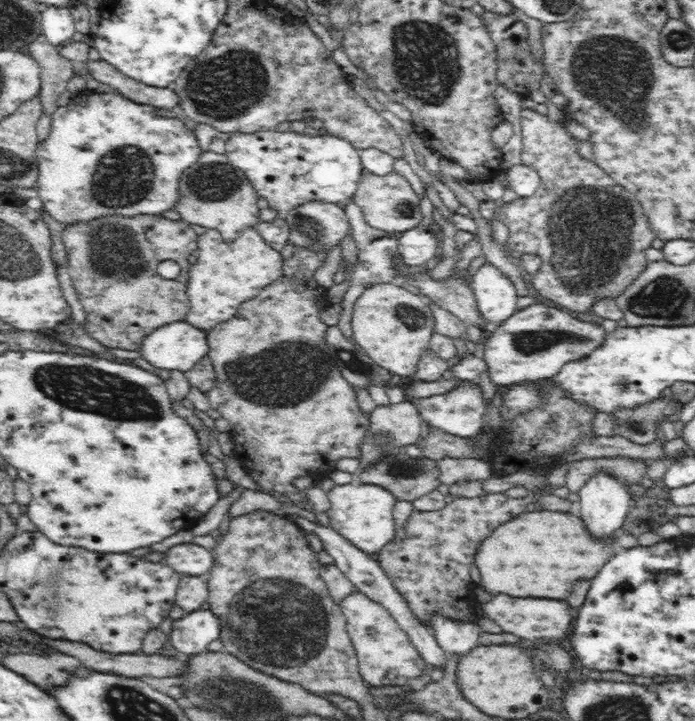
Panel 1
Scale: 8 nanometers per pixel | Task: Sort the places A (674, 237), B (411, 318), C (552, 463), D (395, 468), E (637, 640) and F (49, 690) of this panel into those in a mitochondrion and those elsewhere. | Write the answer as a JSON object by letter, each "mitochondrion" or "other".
{"A":"other","B":"mitochondrion","C":"other","D":"mitochondrion","E":"other","F":"other"}

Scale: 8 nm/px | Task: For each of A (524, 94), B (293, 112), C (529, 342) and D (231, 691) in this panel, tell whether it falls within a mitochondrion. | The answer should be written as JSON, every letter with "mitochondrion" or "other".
{"A":"other","B":"other","C":"mitochondrion","D":"mitochondrion"}

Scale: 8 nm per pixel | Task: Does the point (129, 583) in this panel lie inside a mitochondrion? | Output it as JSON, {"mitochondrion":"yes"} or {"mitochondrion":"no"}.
{"mitochondrion":"no"}

